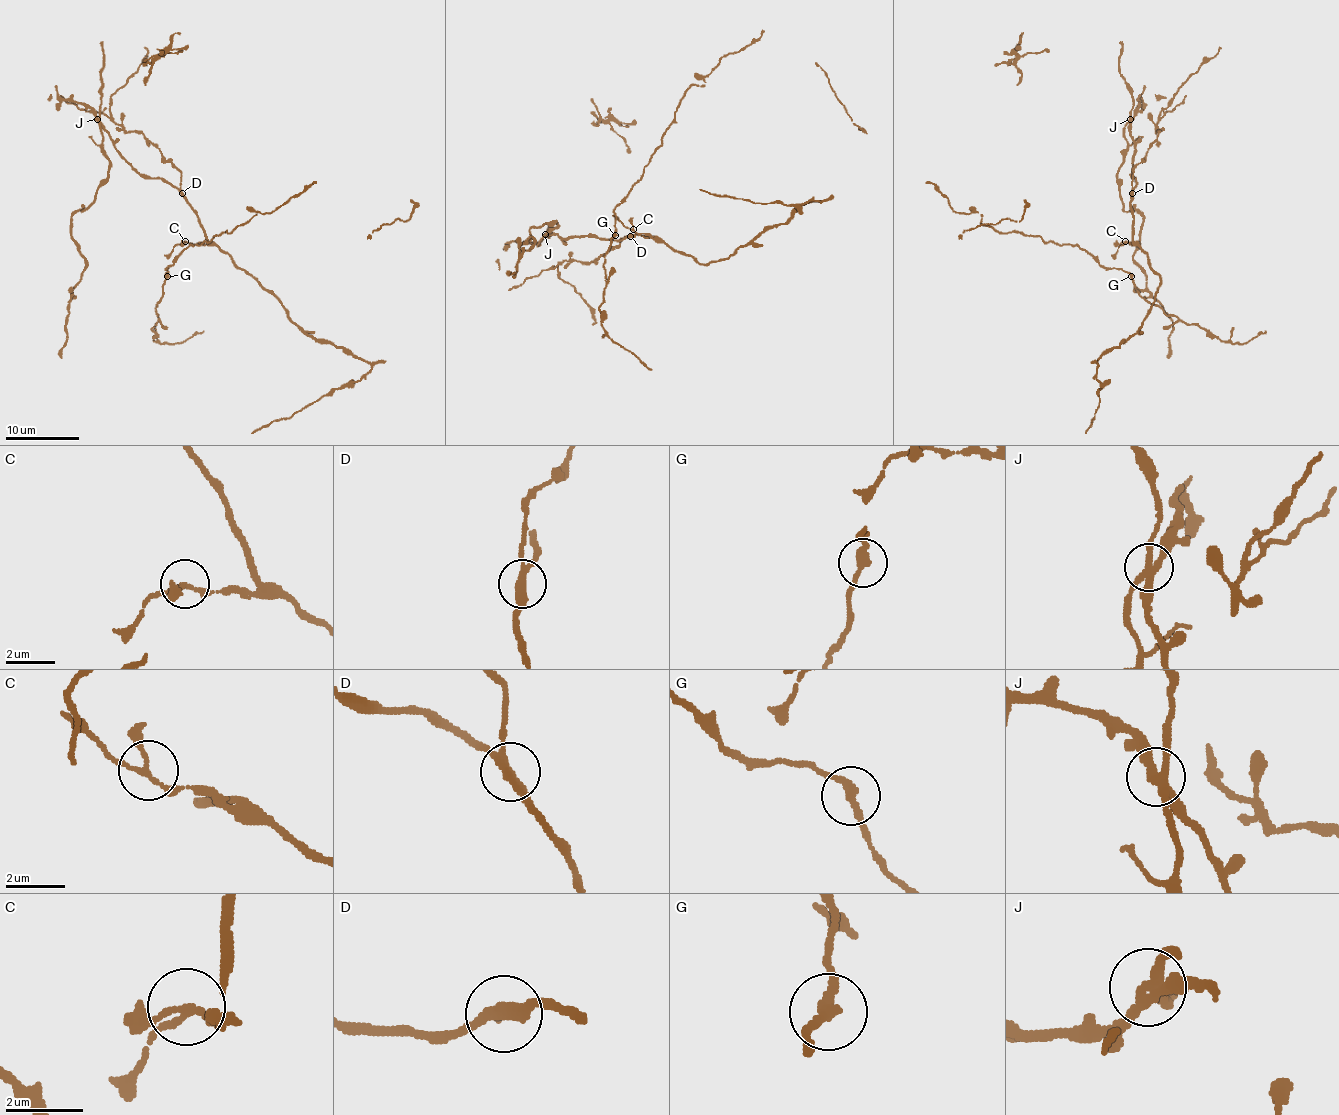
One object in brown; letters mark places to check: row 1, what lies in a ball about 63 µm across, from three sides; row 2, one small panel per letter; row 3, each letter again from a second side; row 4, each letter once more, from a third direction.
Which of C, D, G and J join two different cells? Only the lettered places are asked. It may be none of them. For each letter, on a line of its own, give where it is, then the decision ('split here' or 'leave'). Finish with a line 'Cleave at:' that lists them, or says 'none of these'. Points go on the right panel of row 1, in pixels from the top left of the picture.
C: (1125, 241) | leave
D: (1132, 193) | split here
G: (1131, 276) | leave
J: (1130, 119) | split here
Cleave at: D, J

